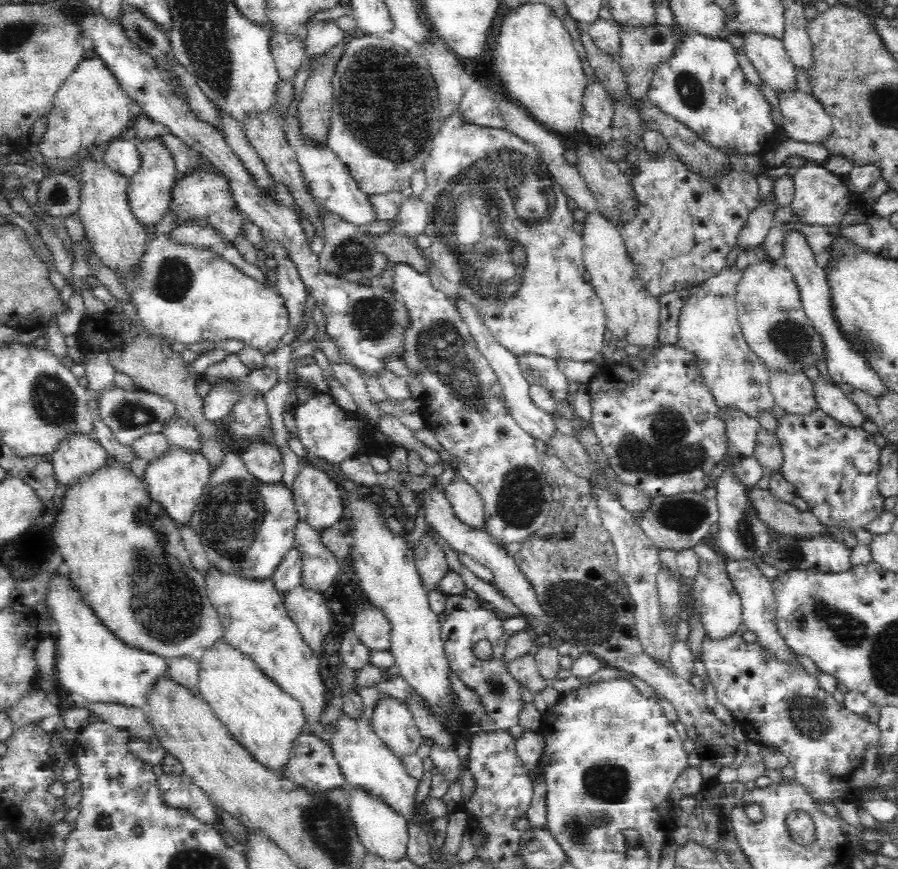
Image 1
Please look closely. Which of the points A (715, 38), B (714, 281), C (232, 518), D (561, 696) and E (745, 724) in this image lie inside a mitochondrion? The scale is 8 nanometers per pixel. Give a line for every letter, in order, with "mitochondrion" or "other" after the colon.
A: other
B: other
C: mitochondrion
D: other
E: other

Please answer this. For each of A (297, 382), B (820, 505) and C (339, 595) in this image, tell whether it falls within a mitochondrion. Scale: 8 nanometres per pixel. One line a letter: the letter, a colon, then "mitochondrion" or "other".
A: other
B: other
C: other

